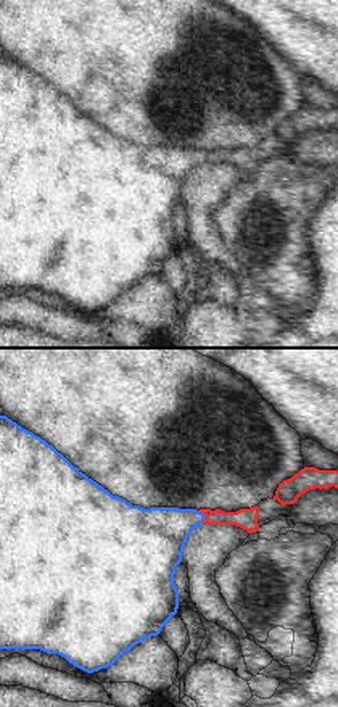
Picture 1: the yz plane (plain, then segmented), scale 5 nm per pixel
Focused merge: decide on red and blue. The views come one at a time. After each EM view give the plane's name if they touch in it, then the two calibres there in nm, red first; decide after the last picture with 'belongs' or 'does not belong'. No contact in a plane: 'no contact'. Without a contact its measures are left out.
yz | 110/280 nm

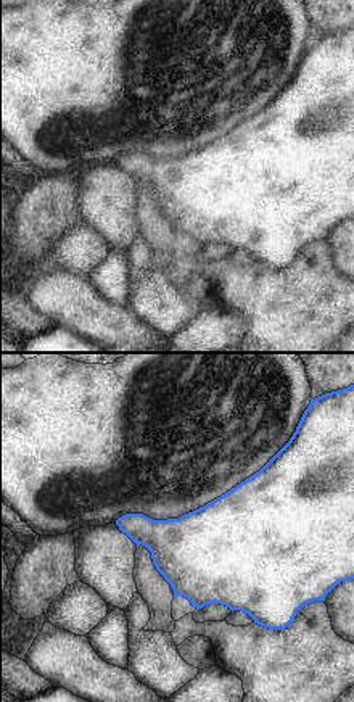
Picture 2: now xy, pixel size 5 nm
no contact

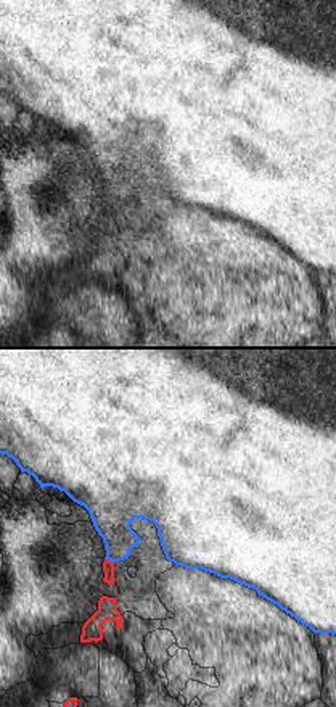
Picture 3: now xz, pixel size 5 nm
xz | 60/220 nm

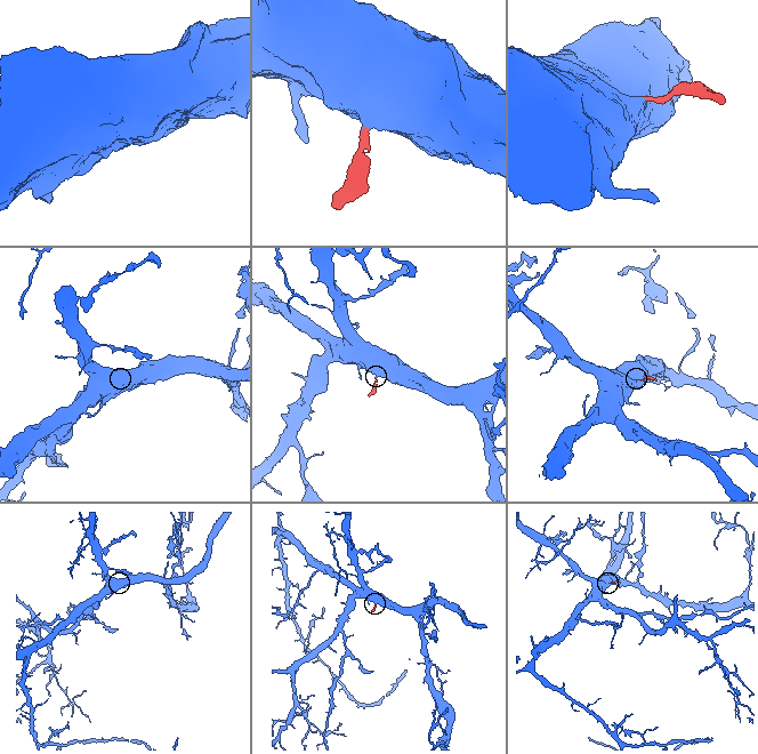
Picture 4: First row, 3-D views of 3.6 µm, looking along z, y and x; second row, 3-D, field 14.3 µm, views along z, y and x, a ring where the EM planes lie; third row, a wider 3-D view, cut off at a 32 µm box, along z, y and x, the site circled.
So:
belongs

